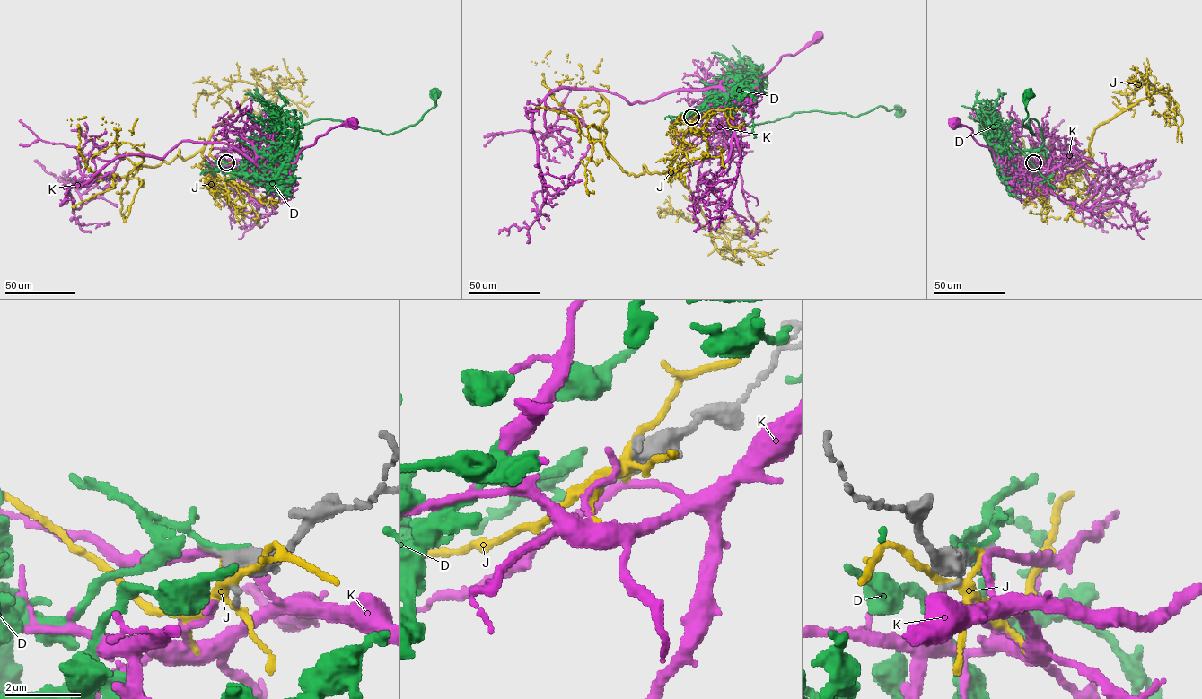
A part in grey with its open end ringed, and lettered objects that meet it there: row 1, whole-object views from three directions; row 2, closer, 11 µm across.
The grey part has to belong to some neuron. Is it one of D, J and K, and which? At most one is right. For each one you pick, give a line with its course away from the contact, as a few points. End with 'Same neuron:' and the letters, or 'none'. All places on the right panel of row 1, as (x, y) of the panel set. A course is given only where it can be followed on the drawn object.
Same neuron: none

